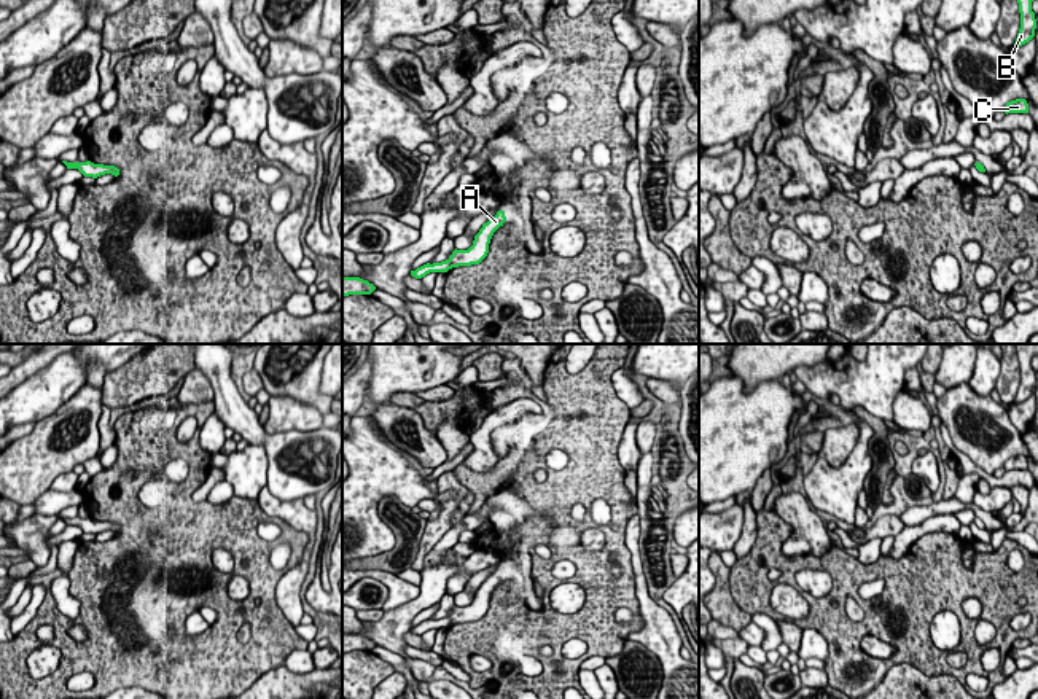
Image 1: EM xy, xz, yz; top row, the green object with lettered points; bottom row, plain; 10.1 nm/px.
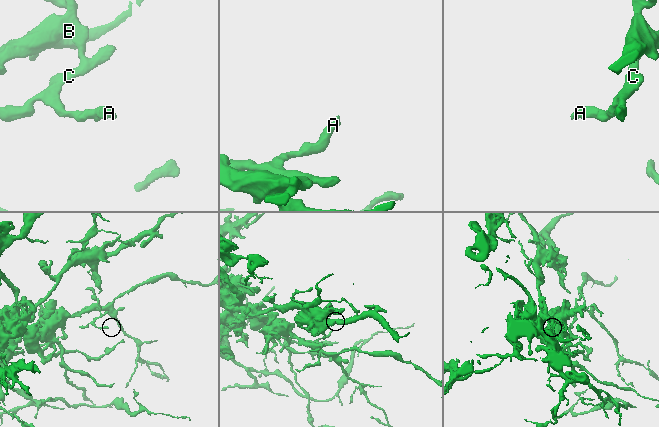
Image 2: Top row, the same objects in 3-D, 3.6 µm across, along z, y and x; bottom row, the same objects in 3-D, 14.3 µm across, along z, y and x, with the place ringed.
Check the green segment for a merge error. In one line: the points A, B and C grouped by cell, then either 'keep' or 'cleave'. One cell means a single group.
A / B C; cleave

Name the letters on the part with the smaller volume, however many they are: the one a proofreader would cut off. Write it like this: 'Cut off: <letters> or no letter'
Cut off: A

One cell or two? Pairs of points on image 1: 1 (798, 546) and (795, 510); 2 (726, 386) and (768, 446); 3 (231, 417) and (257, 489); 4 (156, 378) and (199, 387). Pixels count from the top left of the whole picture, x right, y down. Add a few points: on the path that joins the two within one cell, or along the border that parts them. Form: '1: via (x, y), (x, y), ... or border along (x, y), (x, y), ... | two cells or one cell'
1: via (798, 537), (798, 519) | one cell
2: via (726, 400), (726, 405), (753, 432) | one cell
3: border along (249, 443), (260, 445), (265, 449), (266, 478) | two cells
4: border along (195, 368), (183, 376) | two cells

